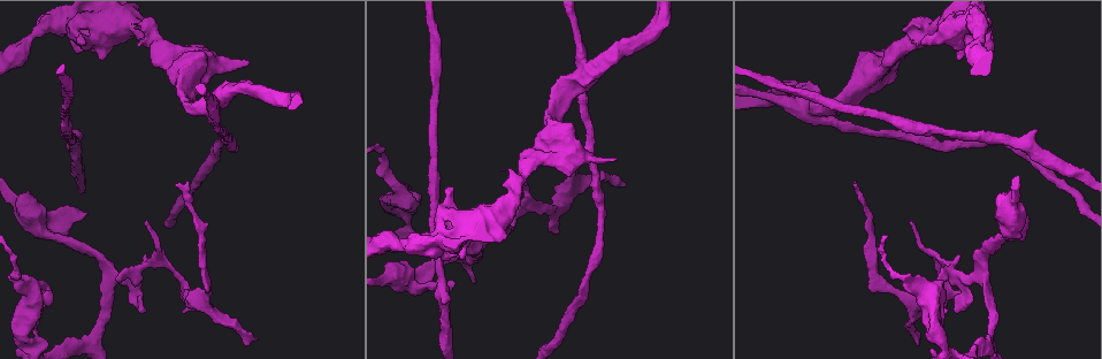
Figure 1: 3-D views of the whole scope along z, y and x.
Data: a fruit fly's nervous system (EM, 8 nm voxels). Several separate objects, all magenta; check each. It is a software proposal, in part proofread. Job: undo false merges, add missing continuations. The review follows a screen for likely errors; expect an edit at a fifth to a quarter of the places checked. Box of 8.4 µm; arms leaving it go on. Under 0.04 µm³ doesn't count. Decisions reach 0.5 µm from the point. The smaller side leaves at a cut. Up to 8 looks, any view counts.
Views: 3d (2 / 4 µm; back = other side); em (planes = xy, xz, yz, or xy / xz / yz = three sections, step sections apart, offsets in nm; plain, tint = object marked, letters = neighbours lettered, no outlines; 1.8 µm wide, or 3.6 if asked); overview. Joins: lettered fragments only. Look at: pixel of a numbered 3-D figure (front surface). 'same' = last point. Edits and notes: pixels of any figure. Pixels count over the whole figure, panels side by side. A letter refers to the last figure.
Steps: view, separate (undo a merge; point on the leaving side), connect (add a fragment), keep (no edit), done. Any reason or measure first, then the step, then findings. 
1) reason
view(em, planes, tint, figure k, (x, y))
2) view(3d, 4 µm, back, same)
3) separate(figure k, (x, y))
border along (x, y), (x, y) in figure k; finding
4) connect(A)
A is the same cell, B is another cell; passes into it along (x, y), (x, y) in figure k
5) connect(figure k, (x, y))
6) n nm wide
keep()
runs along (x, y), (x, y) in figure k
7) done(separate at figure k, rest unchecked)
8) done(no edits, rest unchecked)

branch stops here
view(3d, 2 µm, back, figure 1, (140, 308))

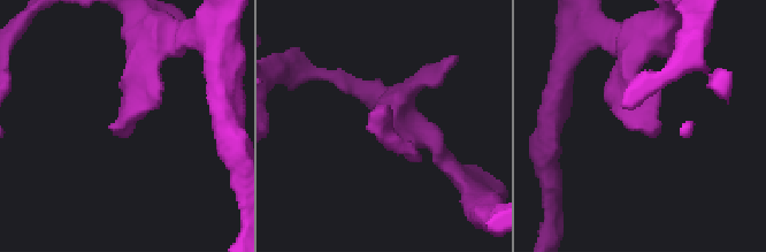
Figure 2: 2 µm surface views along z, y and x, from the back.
view(em, planes, tint, figure 2, (380, 106))

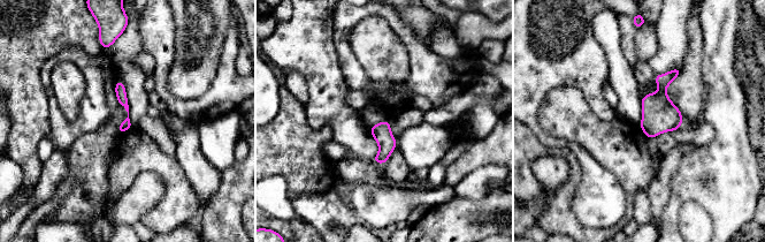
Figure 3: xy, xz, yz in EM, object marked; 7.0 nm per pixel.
what lies round it
view(em, planes, letters, same)

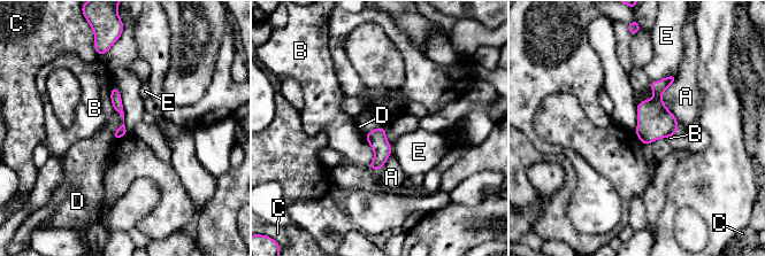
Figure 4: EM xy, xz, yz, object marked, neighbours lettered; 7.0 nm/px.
keep()
A, B, C, D and E are other cells; none of them fits

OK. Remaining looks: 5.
arms part here
view(em, 3.6 µm, xz, step 8, tint, figure 1, (1009, 233))

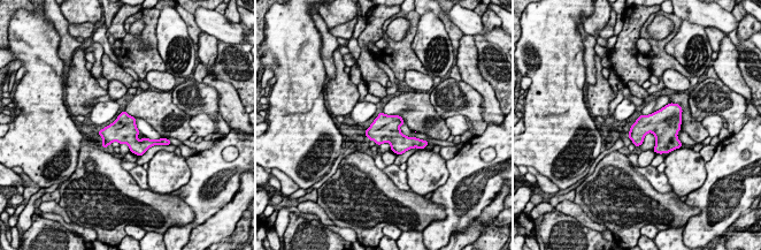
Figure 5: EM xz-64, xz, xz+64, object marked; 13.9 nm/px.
cut it another way
view(em, 3.6 µm, planes, tint, same)

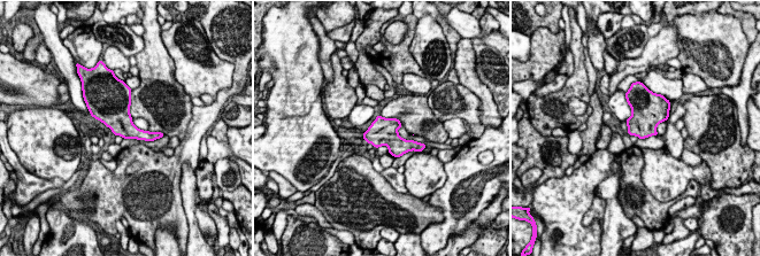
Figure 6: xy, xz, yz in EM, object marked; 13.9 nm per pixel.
view(em, 3.6 µm, planes, letters, same)

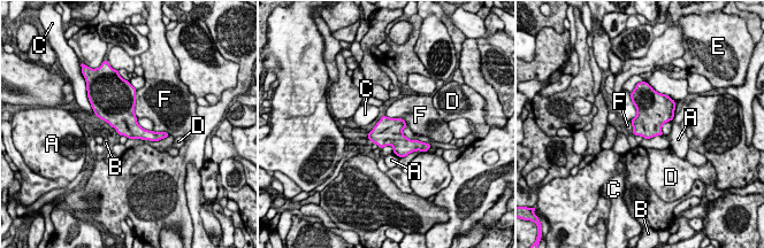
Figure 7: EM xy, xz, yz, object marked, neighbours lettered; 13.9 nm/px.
keep()
A, B, C, D, E and F are other cells; border along (137, 90), (135, 99), (136, 117) in figure 7; all the same cell

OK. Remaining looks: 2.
closes a loop
view(em, planes, letters, figure 1, (447, 246))

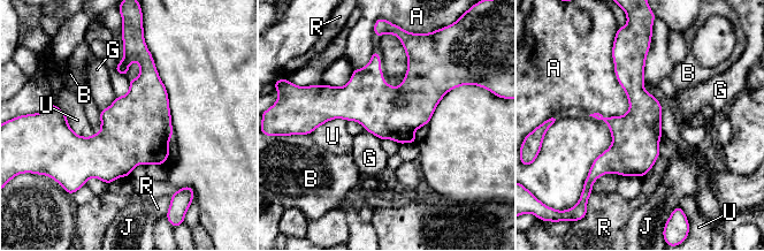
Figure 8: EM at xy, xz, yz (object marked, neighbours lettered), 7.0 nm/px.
keep()
A, B, G, J, R and U are other cells; border along (612, 50), (586, 176) in figure 8; one cell here

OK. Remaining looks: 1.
done(no edits, rest unchecked)

